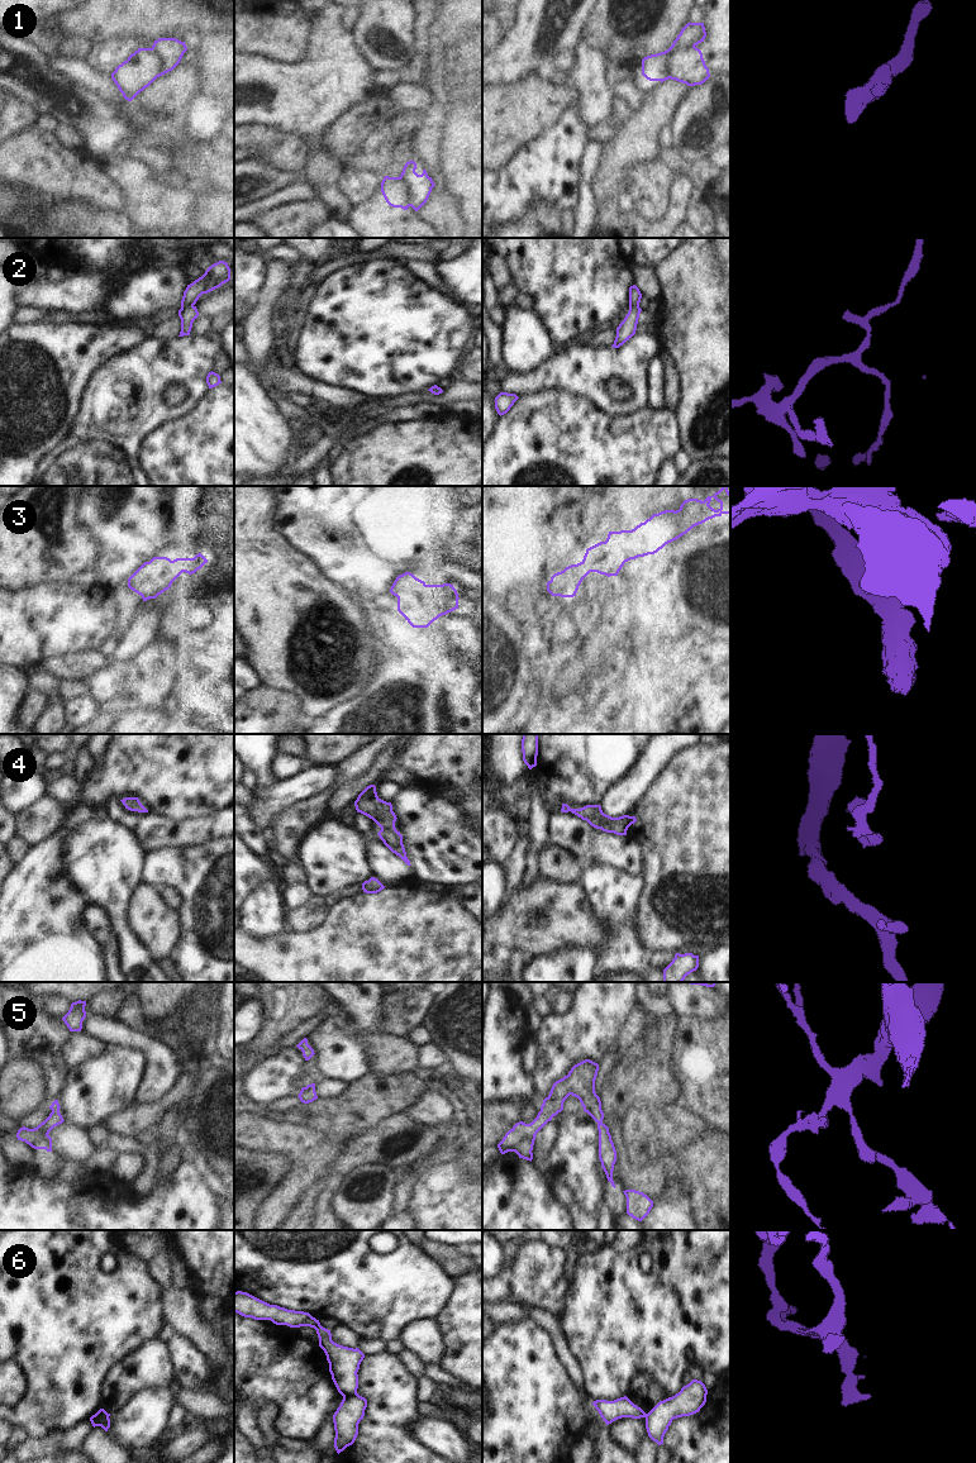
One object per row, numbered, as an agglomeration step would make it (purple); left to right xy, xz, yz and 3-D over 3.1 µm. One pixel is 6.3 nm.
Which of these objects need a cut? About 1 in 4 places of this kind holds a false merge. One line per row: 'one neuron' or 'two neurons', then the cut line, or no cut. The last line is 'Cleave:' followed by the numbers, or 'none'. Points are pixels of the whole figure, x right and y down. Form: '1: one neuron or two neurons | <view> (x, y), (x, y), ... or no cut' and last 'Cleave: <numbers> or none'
1: two neurons | yz (694, 46), (677, 48), (670, 56), (670, 74), (667, 77)
2: one neuron | no cut
3: one neuron | no cut
4: one neuron | no cut
5: one neuron | no cut
6: two neurons | xz (356, 1392), (343, 1397)
Cleave: 1, 6

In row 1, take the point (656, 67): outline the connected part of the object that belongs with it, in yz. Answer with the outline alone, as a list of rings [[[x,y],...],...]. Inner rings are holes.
[[[687,23],[672,46],[661,53],[642,59],[642,75],[649,81],[666,81],[670,75],[670,56],[679,48],[695,47],[706,37],[704,23]]]

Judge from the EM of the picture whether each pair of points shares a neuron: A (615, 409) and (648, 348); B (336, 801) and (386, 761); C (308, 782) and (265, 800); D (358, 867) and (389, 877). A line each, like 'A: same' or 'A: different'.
A: same
B: same
C: same
D: different

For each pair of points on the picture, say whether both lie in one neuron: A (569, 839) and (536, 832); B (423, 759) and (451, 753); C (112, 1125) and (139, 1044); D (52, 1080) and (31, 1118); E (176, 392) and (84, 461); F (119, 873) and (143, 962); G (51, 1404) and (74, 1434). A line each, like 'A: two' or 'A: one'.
A: two
B: one
C: two
D: two
E: two
F: one
G: two

